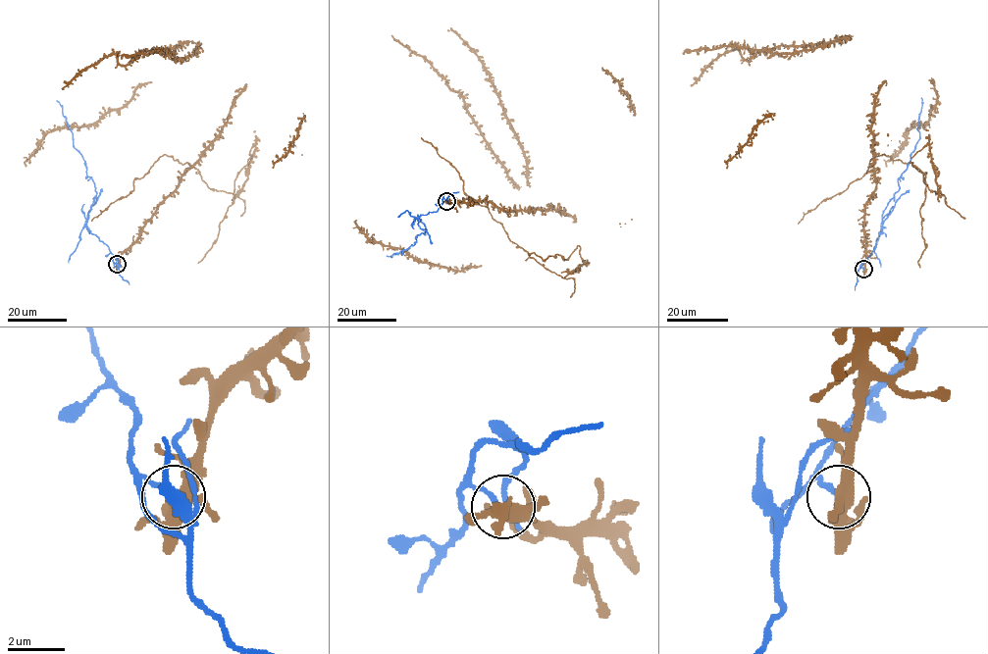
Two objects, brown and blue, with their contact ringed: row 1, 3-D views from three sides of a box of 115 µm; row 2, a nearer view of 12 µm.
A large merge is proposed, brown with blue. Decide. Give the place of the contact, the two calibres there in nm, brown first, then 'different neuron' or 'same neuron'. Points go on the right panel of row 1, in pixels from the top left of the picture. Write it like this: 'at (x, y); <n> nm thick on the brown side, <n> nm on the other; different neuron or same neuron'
at (863, 269); 380 nm thick on the brown side, 170 nm on the other; different neuron

